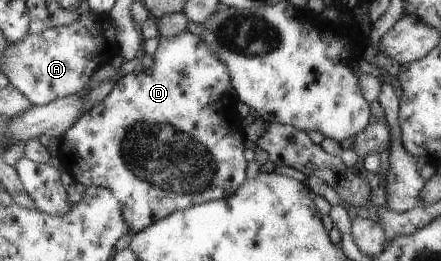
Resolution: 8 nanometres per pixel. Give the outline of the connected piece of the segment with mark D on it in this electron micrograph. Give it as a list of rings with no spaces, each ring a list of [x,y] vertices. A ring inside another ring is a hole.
[[[188,31],[174,38],[164,38],[162,36],[153,58],[154,64],[148,70],[132,71],[121,77],[108,96],[92,107],[91,110],[87,110],[80,117],[80,120],[63,134],[58,148],[58,157],[62,160],[62,166],[69,172],[74,181],[83,184],[85,187],[107,188],[114,194],[116,200],[122,206],[122,214],[126,224],[128,224],[127,235],[130,238],[143,228],[150,226],[152,222],[162,220],[162,218],[166,218],[166,216],[170,216],[178,210],[184,210],[209,200],[223,199],[234,194],[247,179],[247,162],[244,157],[247,139],[245,138],[245,129],[242,127],[242,118],[236,113],[238,100],[232,91],[231,76],[226,64],[216,54],[210,52],[206,42],[202,42],[201,36]]]

